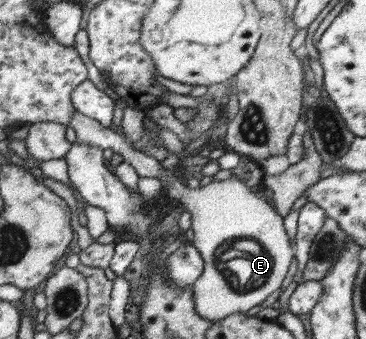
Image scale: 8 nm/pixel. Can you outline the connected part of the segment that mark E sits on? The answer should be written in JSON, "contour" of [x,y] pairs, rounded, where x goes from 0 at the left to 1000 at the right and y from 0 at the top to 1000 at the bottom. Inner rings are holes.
{"contour":[[[205,324],[197,348],[191,351],[191,372],[208,386],[208,416],[221,422],[235,422],[240,431],[265,431],[279,442],[284,440],[306,440],[311,451],[331,454],[339,466],[339,475],[352,478],[369,499],[383,522],[432,522],[443,528],[448,549],[454,552],[454,569],[462,578],[484,581],[489,593],[503,605],[511,622],[522,631],[522,676],[533,684],[527,693],[527,726],[538,735],[538,743],[549,749],[549,758],[557,770],[557,796],[555,808],[538,823],[538,832],[525,844],[527,861],[527,888],[533,897],[533,917],[538,929],[546,929],[555,941],[568,941],[571,947],[598,950],[604,941],[615,941],[615,935],[626,929],[637,929],[639,923],[672,923],[686,906],[697,906],[697,900],[710,900],[746,864],[768,850],[773,829],[779,829],[779,817],[784,817],[784,805],[790,805],[790,788],[795,788],[795,770],[801,770],[803,758],[803,735],[798,711],[790,705],[784,687],[776,676],[776,640],[768,640],[757,619],[751,619],[749,608],[740,602],[740,593],[730,590],[708,560],[694,563],[680,555],[678,537],[661,537],[658,531],[648,531],[639,525],[620,525],[609,534],[579,534],[571,543],[560,546],[549,555],[516,555],[511,540],[495,519],[489,519],[489,507],[481,499],[448,499],[437,478],[380,442],[352,431],[342,410],[331,395],[320,395],[314,383],[303,375],[287,375],[276,369],[262,351],[249,351],[216,327]]]}

